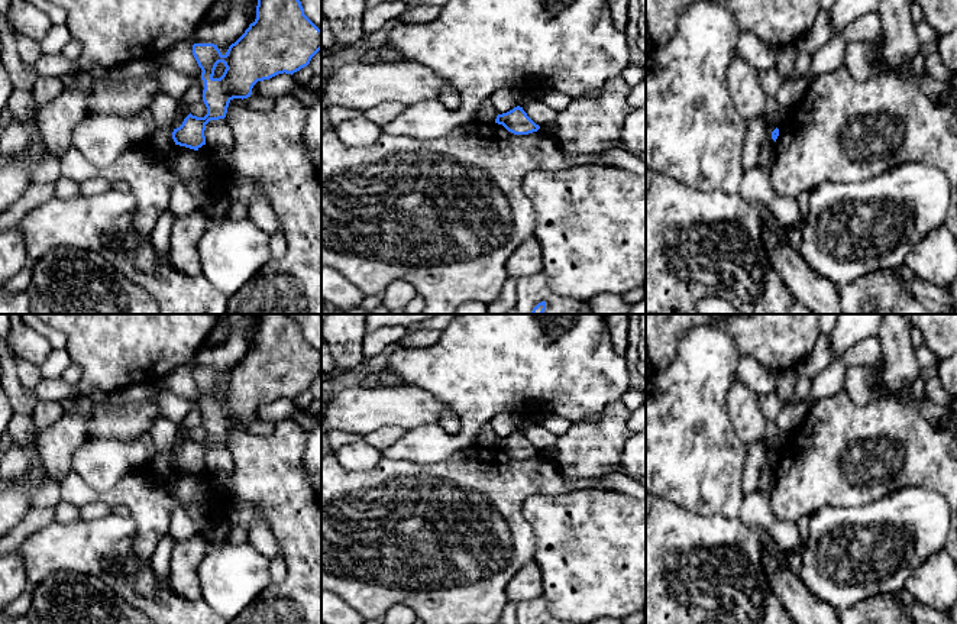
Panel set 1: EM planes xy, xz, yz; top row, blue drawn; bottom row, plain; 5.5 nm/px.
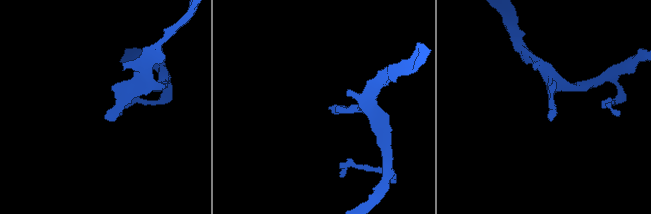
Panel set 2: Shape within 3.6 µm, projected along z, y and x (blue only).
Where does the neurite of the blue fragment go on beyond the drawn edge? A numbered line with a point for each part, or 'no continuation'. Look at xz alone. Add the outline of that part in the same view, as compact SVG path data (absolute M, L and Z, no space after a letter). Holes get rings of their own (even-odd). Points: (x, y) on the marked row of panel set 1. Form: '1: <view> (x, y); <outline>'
no continuation

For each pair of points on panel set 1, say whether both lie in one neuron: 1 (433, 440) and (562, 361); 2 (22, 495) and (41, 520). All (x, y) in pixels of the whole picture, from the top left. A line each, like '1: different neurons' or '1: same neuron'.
1: same neuron
2: different neurons

